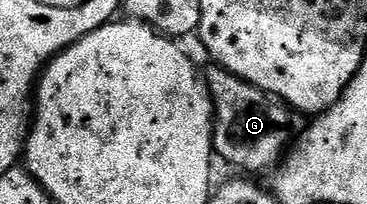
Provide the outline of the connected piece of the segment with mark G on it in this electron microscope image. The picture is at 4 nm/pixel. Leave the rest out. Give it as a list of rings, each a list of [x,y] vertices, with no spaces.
[[[212,66],[209,72],[205,71],[203,73],[204,83],[208,86],[208,93],[212,96],[212,107],[214,109],[214,123],[212,125],[212,151],[217,157],[220,156],[229,164],[232,168],[237,168],[237,173],[240,174],[252,174],[248,172],[268,172],[271,173],[276,165],[279,165],[283,161],[286,153],[289,151],[290,145],[294,140],[294,132],[292,136],[292,120],[288,115],[290,115],[289,109],[285,107],[283,103],[277,102],[273,97],[269,96],[267,92],[263,92],[260,88],[254,87],[250,82],[246,82],[242,78],[238,78],[234,74],[230,74],[224,68],[219,66]]]

